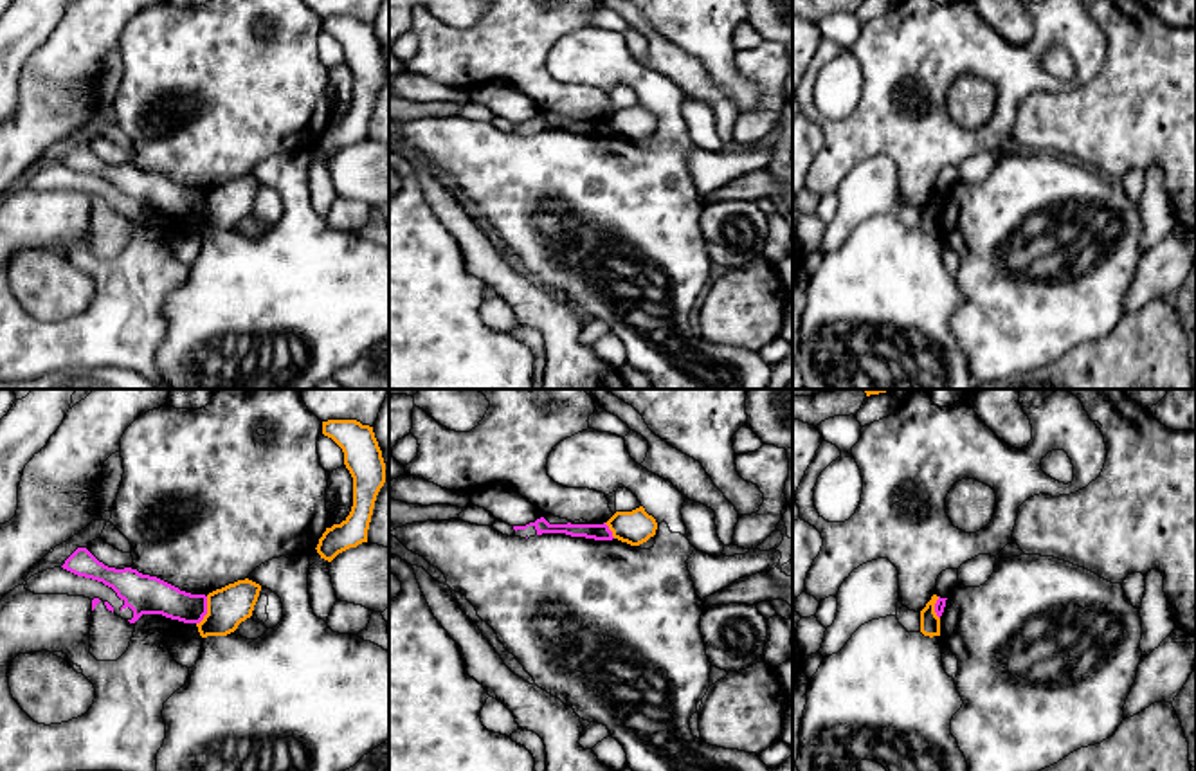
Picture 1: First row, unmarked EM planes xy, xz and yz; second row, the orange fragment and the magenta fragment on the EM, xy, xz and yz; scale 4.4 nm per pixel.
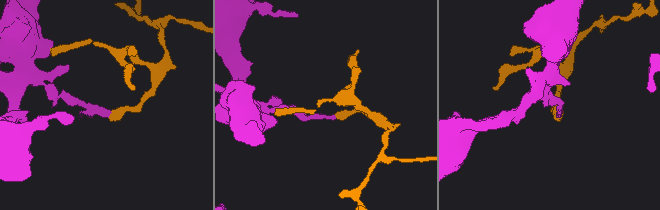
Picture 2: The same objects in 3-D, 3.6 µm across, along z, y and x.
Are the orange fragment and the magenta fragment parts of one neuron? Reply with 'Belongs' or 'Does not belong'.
Does not belong

